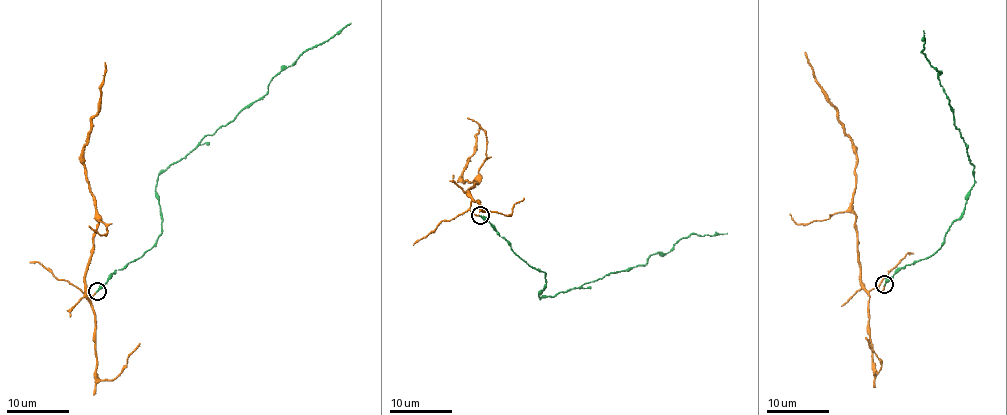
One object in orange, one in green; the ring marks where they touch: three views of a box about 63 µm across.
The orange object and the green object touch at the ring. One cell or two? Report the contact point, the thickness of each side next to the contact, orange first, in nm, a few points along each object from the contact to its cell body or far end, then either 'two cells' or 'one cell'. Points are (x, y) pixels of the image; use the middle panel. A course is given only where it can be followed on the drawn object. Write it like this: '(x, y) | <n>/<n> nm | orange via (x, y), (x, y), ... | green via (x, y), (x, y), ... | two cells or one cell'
(480, 215) | 150/240 nm | orange via (479, 215), (470, 209), (471, 200), (467, 190), (478, 182), (462, 180), (462, 172), (475, 151), (478, 124) | green via (480, 215), (520, 257), (544, 273), (540, 298), (643, 266), (650, 256), (666, 253), (692, 234), (727, 232) | one cell

